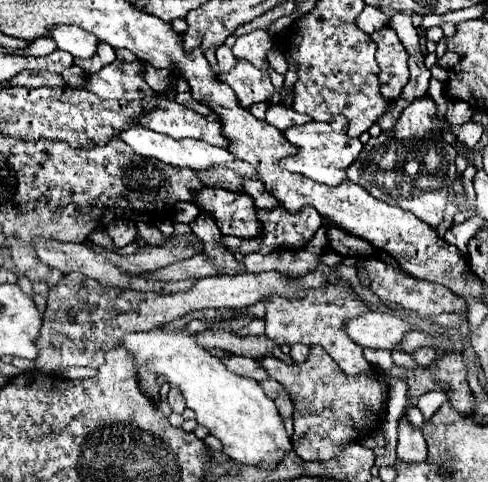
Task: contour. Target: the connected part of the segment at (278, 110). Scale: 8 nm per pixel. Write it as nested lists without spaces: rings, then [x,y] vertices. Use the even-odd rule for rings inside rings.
[[[270,104],[268,112],[266,112],[266,122],[276,126],[278,130],[284,130],[284,128],[290,128],[290,126],[298,126],[298,124],[310,122],[310,116],[298,114],[296,110],[284,108],[282,104]]]

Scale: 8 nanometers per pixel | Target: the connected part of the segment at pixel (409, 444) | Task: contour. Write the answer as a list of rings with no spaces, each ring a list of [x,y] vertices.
[[[404,418],[400,420],[398,428],[398,458],[402,462],[414,464],[414,462],[424,462],[428,456],[428,448],[424,444],[424,436],[420,430],[414,430]]]

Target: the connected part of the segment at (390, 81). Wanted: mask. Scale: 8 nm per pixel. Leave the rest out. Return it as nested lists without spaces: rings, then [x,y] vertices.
[[[386,26],[370,34],[372,40],[378,44],[376,62],[380,66],[380,92],[386,100],[396,100],[406,86],[410,72],[408,72],[408,52],[402,46],[396,32]]]

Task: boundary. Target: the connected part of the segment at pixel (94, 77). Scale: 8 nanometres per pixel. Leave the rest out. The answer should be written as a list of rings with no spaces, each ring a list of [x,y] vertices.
[[[114,60],[112,64],[104,66],[100,72],[86,76],[84,88],[104,100],[106,98],[140,100],[154,94],[154,90],[140,76],[142,72],[144,72],[144,64],[140,60],[134,62]]]

